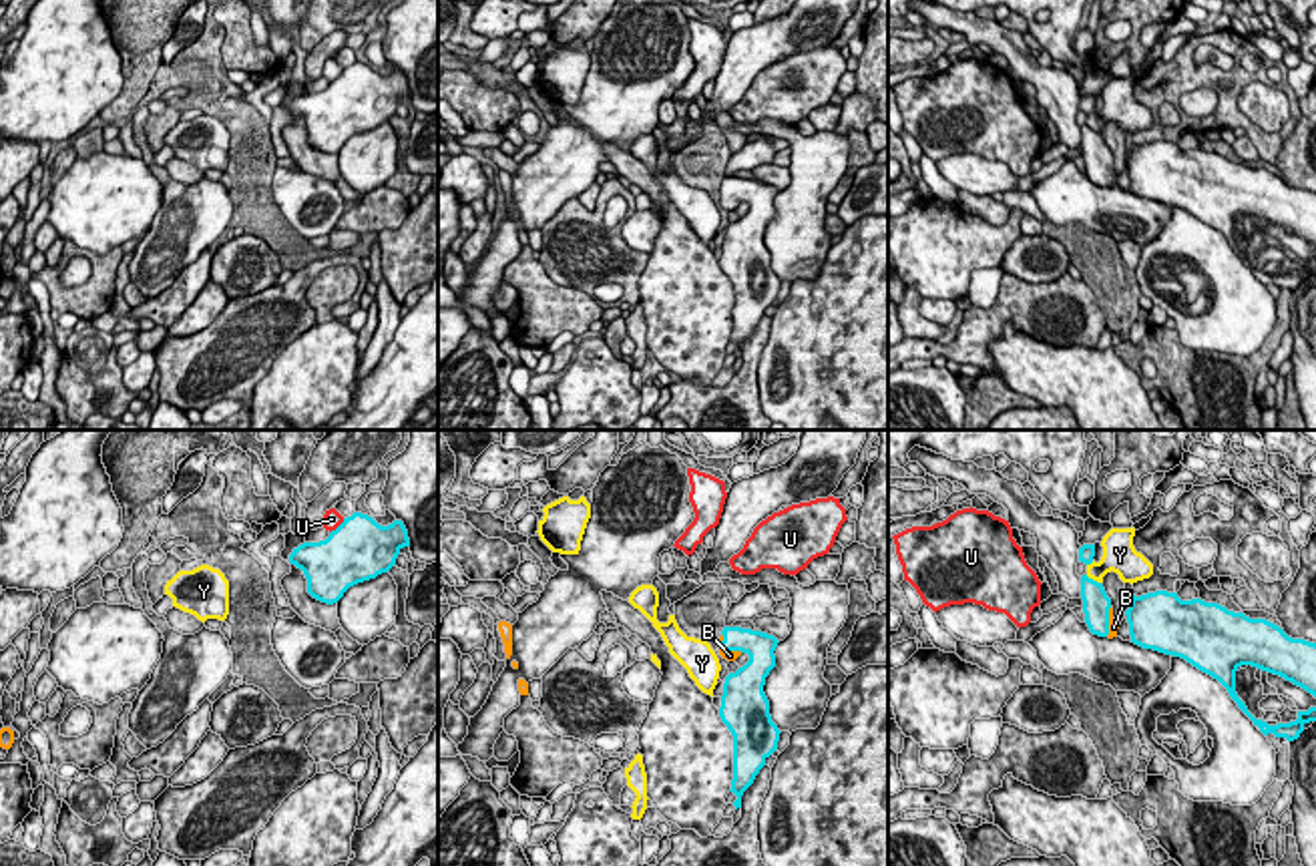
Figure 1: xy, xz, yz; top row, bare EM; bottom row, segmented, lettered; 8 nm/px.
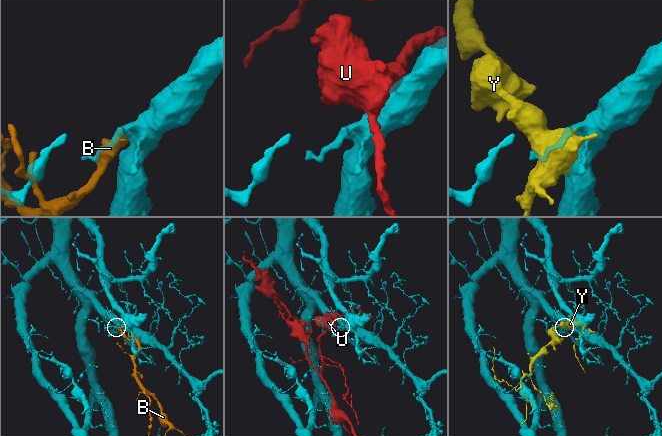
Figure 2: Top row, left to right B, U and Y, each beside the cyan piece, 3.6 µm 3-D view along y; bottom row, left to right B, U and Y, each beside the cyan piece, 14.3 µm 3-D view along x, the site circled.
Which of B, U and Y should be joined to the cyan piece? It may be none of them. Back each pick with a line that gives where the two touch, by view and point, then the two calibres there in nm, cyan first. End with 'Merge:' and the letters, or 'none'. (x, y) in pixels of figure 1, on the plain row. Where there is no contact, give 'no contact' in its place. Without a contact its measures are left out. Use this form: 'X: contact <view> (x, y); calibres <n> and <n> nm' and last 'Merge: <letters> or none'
B: contact yz (1108, 171); calibres 220 and 70 nm
Merge: B

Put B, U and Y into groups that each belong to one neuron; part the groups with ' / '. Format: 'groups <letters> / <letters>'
groups B / U / Y

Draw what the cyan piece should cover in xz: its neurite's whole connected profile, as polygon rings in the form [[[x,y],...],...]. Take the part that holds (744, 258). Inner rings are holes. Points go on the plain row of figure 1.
[[[723,177],[719,193],[719,205],[727,211],[735,211],[741,203],[749,205],[743,217],[725,227],[719,257],[719,267],[733,285],[733,330],[729,342],[737,346],[733,352],[737,360],[741,358],[743,342],[778,299],[782,281],[772,271],[763,235],[776,217],[774,201],[780,191],[761,181]]]

